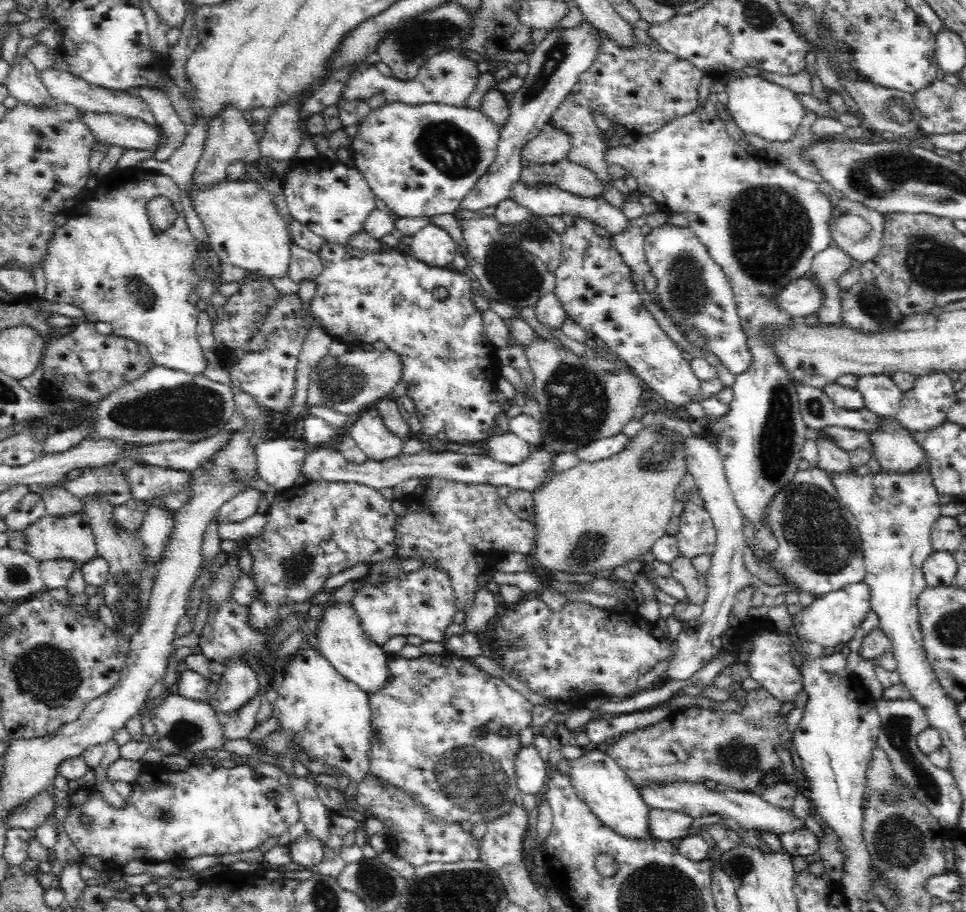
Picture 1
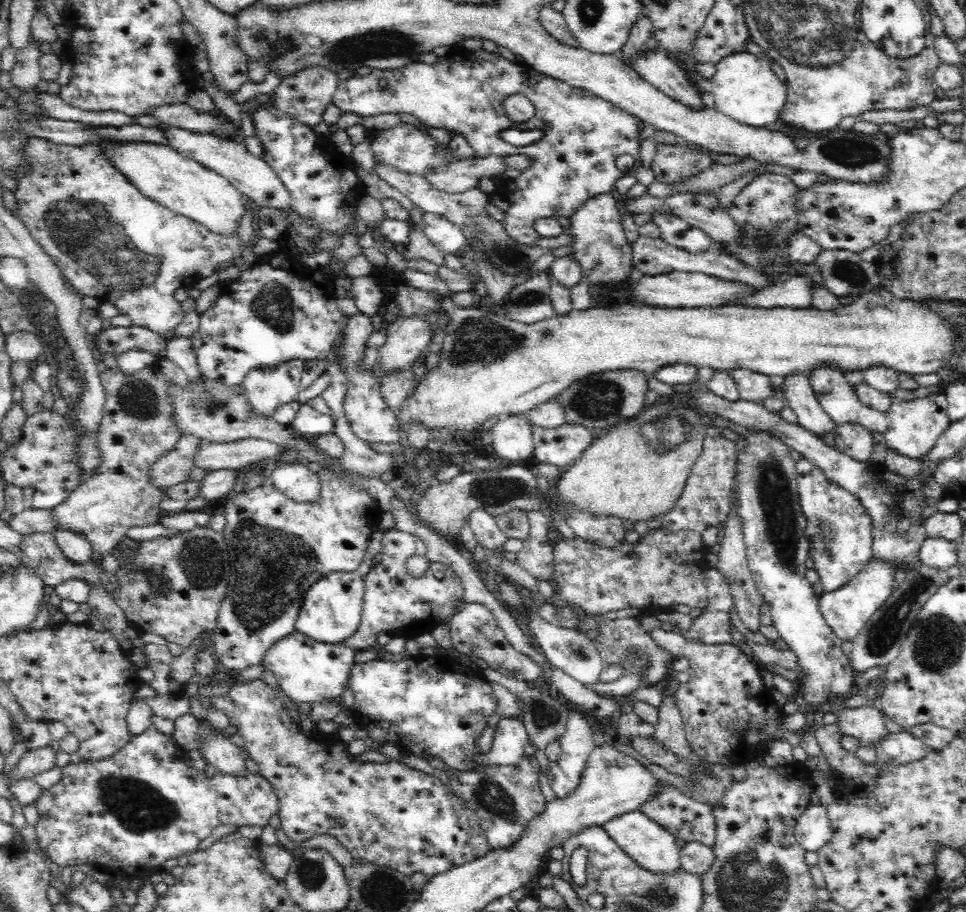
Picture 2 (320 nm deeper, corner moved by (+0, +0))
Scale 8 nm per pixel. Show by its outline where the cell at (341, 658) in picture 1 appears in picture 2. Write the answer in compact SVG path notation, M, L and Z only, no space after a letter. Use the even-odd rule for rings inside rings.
M378 528L372 532L366 556L357 570L350 573L333 573L312 586L299 610L295 631L312 641L326 644L345 644L354 637L354 634L357 634L362 621L366 576L380 563L380 560L383 560L383 556L375 558L375 555L382 550L382 536L383 532Z

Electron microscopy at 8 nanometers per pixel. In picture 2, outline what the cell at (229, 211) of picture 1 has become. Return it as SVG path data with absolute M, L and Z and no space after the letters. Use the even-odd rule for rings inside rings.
M98 143L109 152L112 163L126 175L144 196L192 221L215 236L237 236L240 220L246 214L246 197L222 175L198 161L182 157L165 145L155 143Z

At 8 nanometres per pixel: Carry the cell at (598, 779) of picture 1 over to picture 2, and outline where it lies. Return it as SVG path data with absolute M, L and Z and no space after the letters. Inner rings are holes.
M642 809L634 813L616 816L603 824L606 832L614 840L614 843L630 858L640 863L646 870L656 873L669 873L681 867L680 855L674 835L670 834L663 826L660 826L654 819L642 812Z

